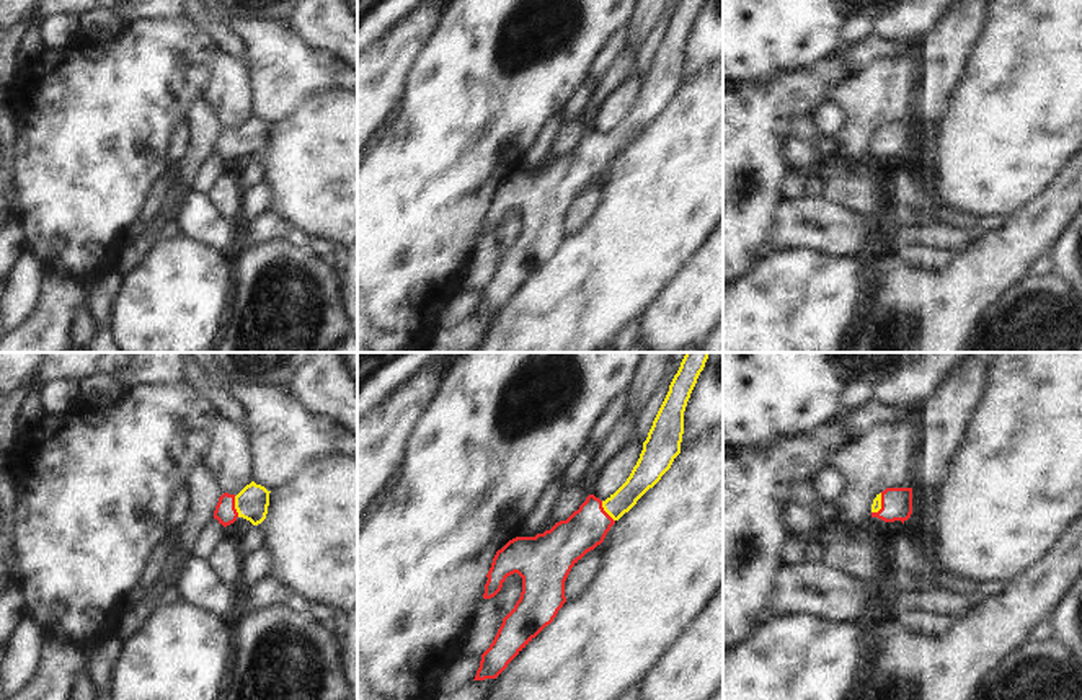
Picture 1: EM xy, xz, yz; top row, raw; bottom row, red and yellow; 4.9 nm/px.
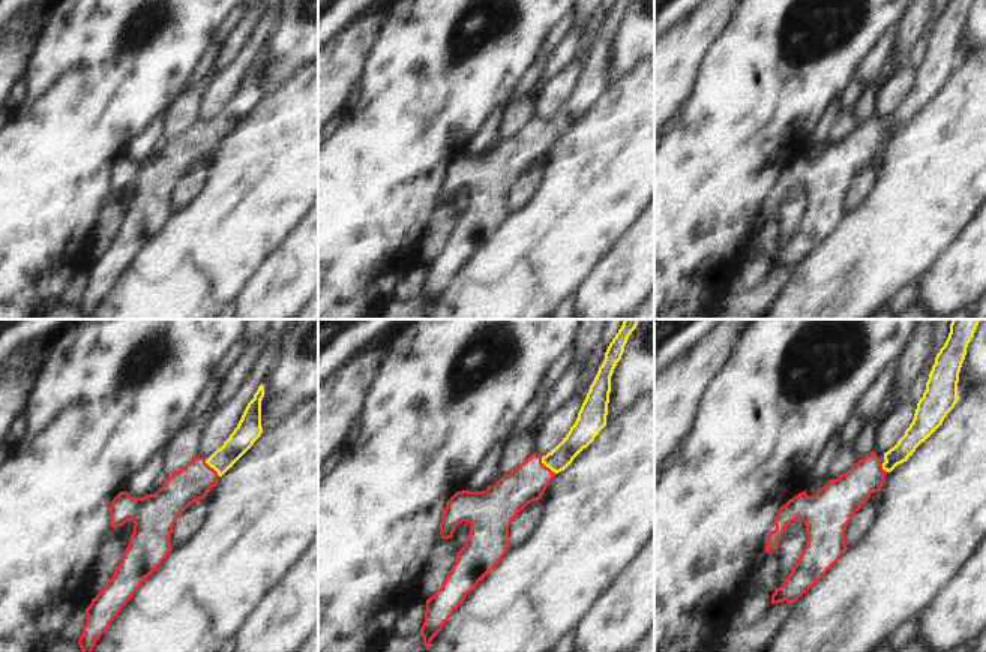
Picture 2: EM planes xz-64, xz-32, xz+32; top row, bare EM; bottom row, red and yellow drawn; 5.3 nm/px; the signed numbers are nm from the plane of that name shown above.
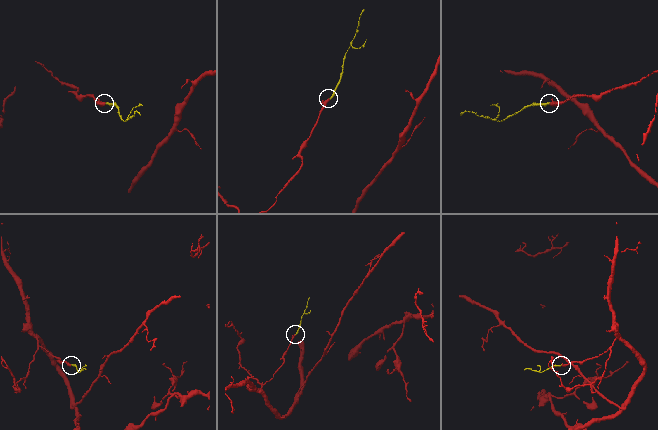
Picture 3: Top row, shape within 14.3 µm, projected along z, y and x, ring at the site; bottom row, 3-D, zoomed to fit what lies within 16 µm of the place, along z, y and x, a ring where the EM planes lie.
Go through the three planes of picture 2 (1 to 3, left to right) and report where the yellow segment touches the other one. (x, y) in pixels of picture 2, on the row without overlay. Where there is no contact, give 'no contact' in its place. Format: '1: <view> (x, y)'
1: xz-64 (212, 132)
2: xz-32 (545, 131)
3: xz+32 (881, 132)

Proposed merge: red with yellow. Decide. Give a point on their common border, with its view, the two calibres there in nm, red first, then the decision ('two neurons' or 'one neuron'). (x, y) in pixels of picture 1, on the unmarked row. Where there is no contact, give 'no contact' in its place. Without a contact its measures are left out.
xy (234, 141) | 110/160 nm | one neuron

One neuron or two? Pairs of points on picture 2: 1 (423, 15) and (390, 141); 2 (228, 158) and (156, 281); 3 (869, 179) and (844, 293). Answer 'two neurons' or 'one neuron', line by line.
1: one neuron
2: one neuron
3: two neurons

